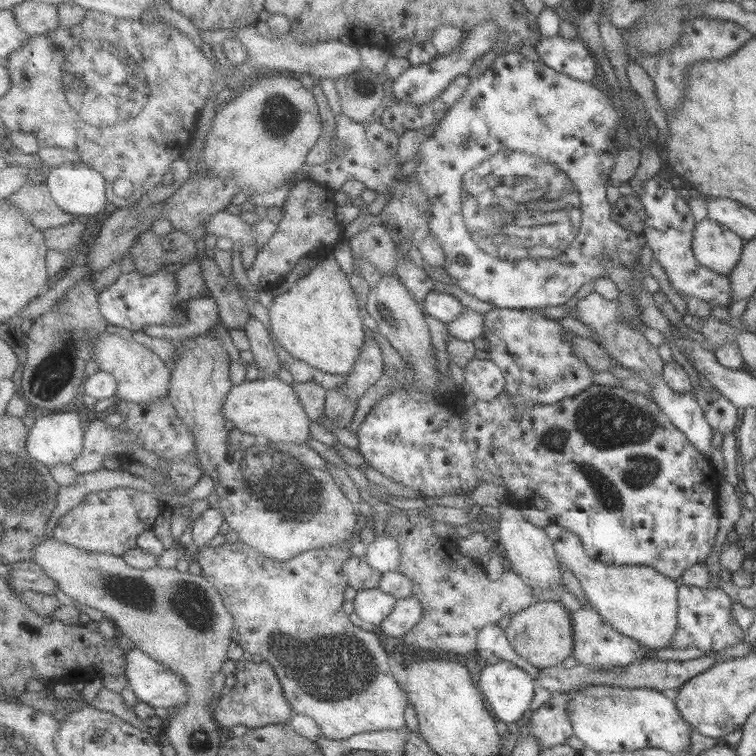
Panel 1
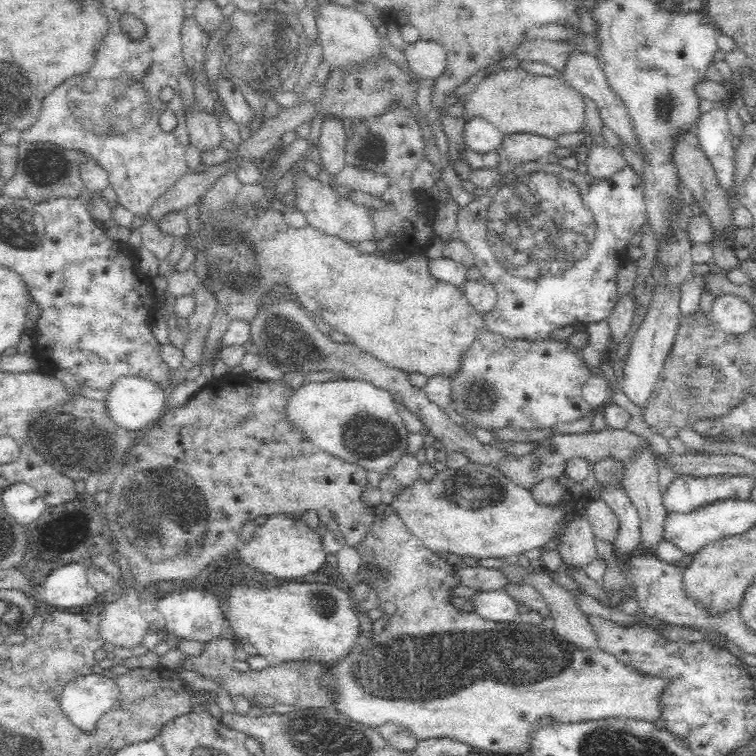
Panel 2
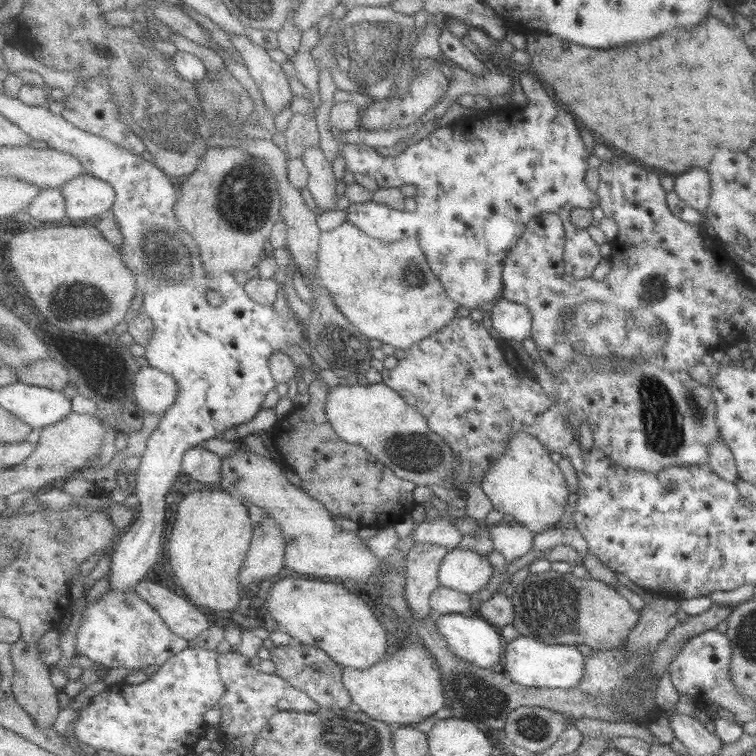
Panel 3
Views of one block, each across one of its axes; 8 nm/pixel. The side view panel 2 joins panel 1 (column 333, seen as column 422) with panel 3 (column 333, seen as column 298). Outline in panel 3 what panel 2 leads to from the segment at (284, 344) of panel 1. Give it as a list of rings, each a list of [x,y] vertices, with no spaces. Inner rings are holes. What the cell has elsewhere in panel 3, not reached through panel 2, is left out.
[[[346,220],[344,223],[336,225],[334,229],[328,231],[323,230],[322,235],[320,236],[320,242],[318,263],[316,264],[316,278],[318,278],[316,284],[324,286],[324,288],[328,290],[328,293],[334,300],[334,303],[339,307],[339,310],[342,310],[343,314],[358,327],[367,338],[379,340],[381,343],[390,344],[394,348],[400,348],[401,350],[406,351],[414,344],[421,342],[424,338],[430,337],[434,332],[444,329],[445,326],[455,318],[455,312],[457,312],[457,308],[459,308],[460,304],[455,302],[452,298],[449,298],[442,282],[437,278],[437,275],[430,267],[430,262],[428,261],[426,254],[418,245],[418,238],[409,238],[399,242],[385,242],[365,234],[358,226],[351,224]]]

